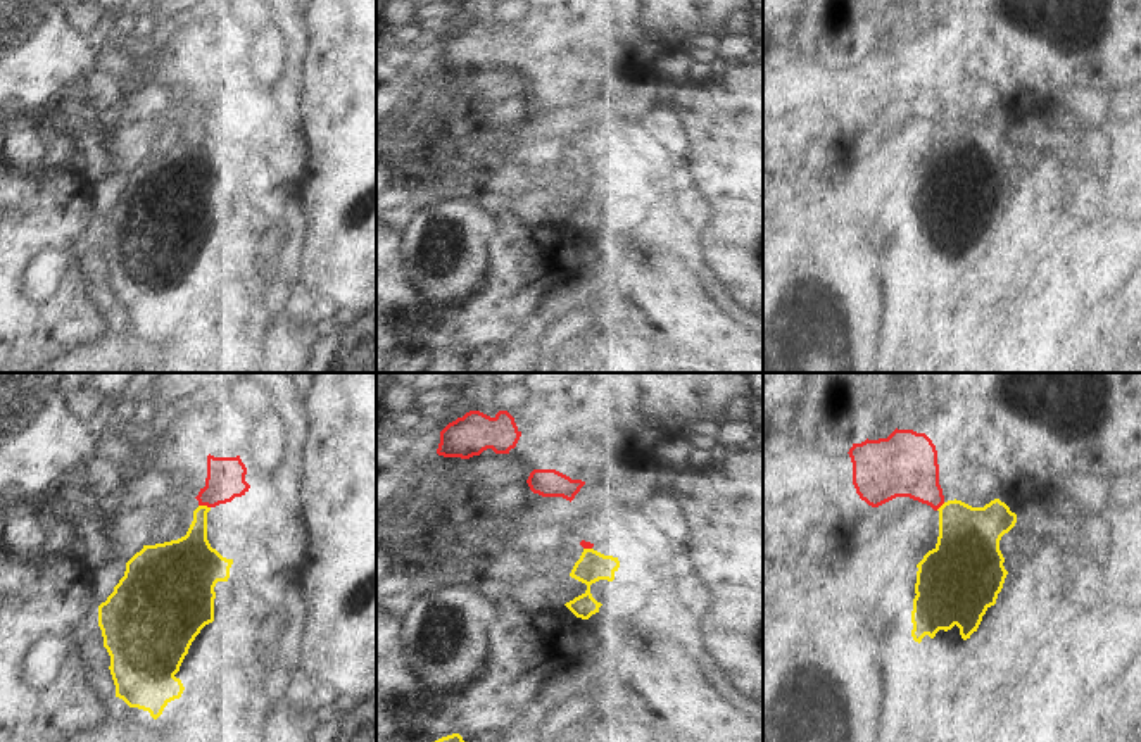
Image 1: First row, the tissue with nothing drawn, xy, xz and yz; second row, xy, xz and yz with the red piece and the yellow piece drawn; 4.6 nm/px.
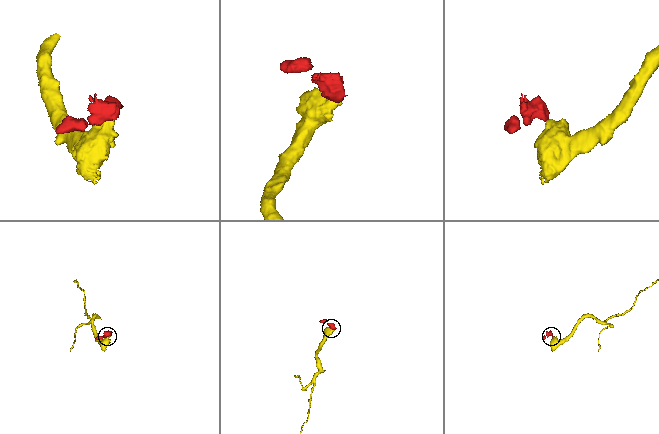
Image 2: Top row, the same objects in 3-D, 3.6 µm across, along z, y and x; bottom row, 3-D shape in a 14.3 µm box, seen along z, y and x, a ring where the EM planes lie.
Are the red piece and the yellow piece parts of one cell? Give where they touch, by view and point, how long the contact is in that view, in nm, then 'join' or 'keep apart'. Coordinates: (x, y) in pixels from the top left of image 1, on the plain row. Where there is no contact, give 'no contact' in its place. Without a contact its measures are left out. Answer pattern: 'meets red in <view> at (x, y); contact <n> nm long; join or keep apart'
meets red in xy at (204, 118); contact 60 nm long; keep apart

